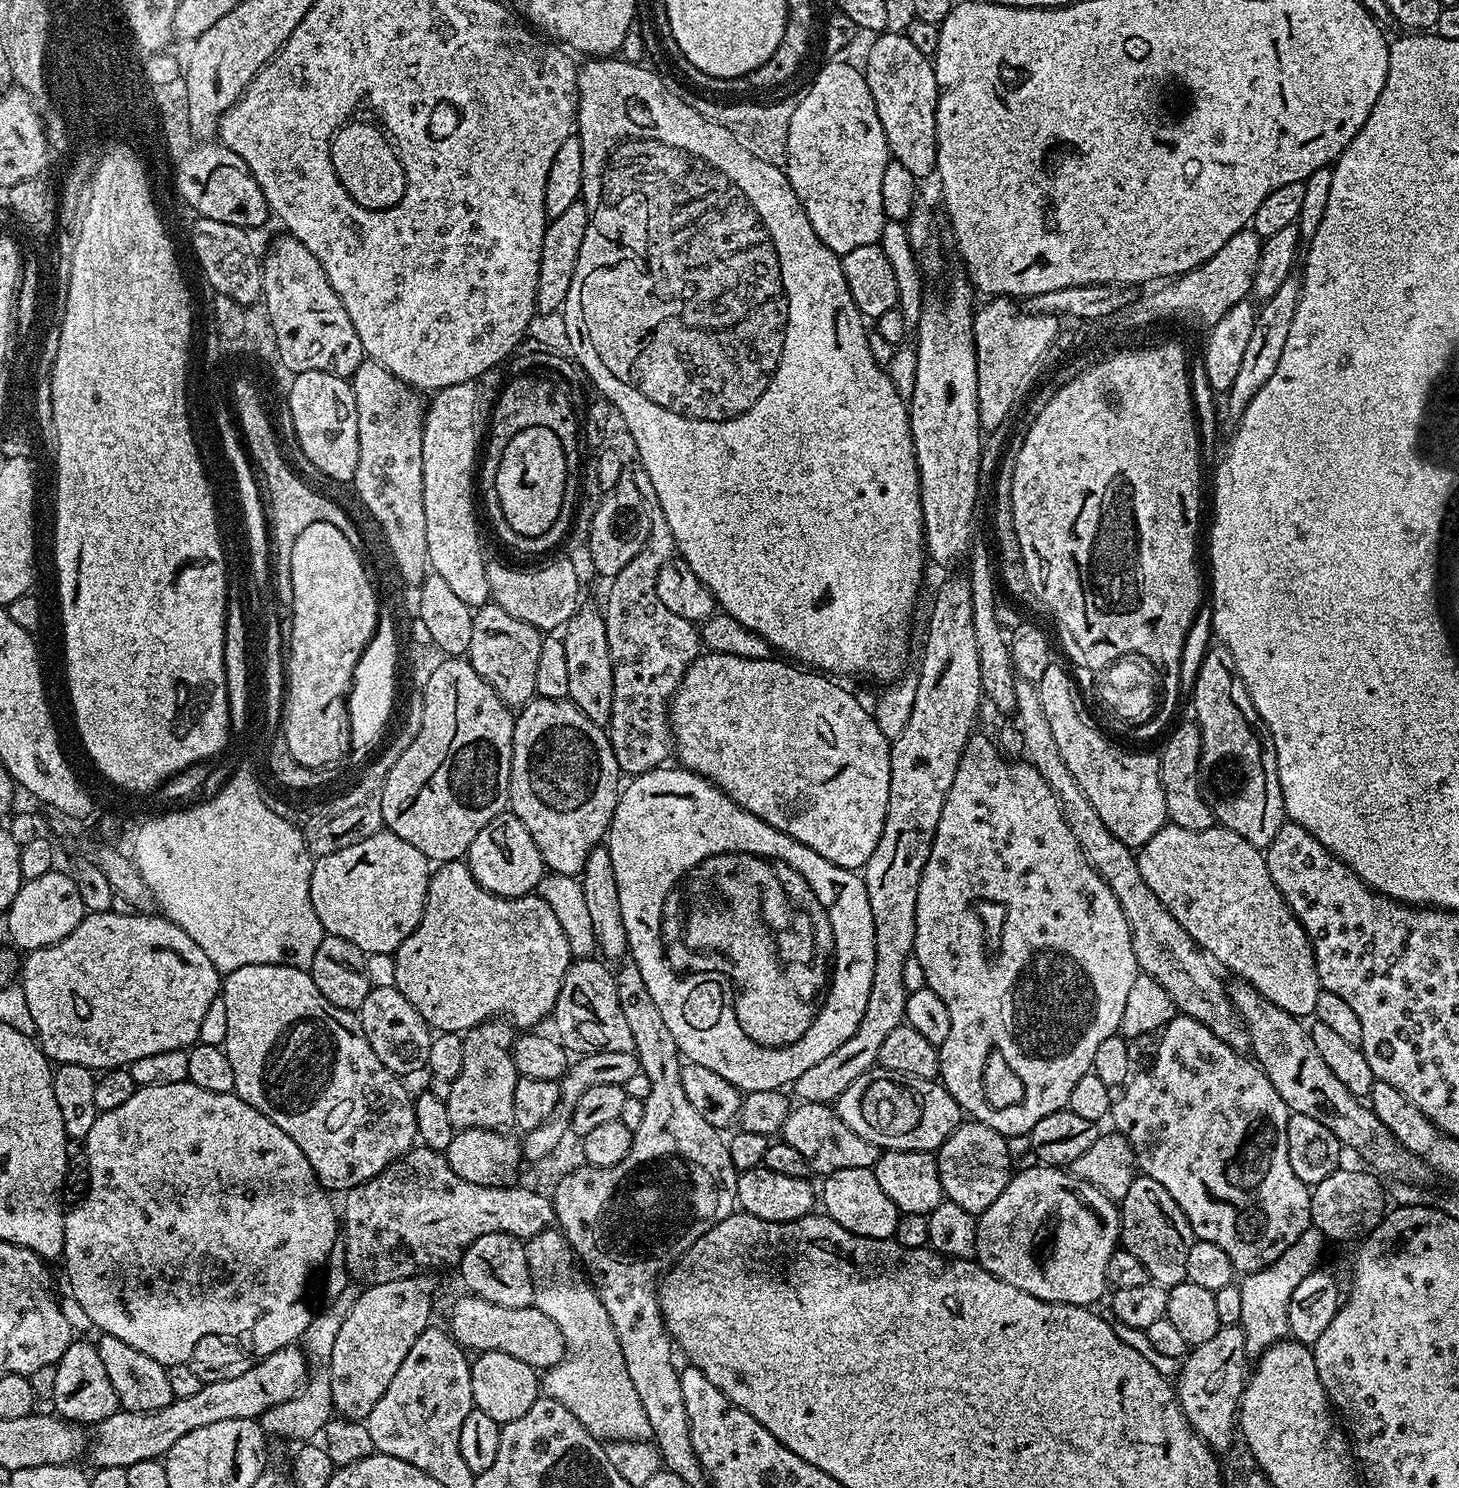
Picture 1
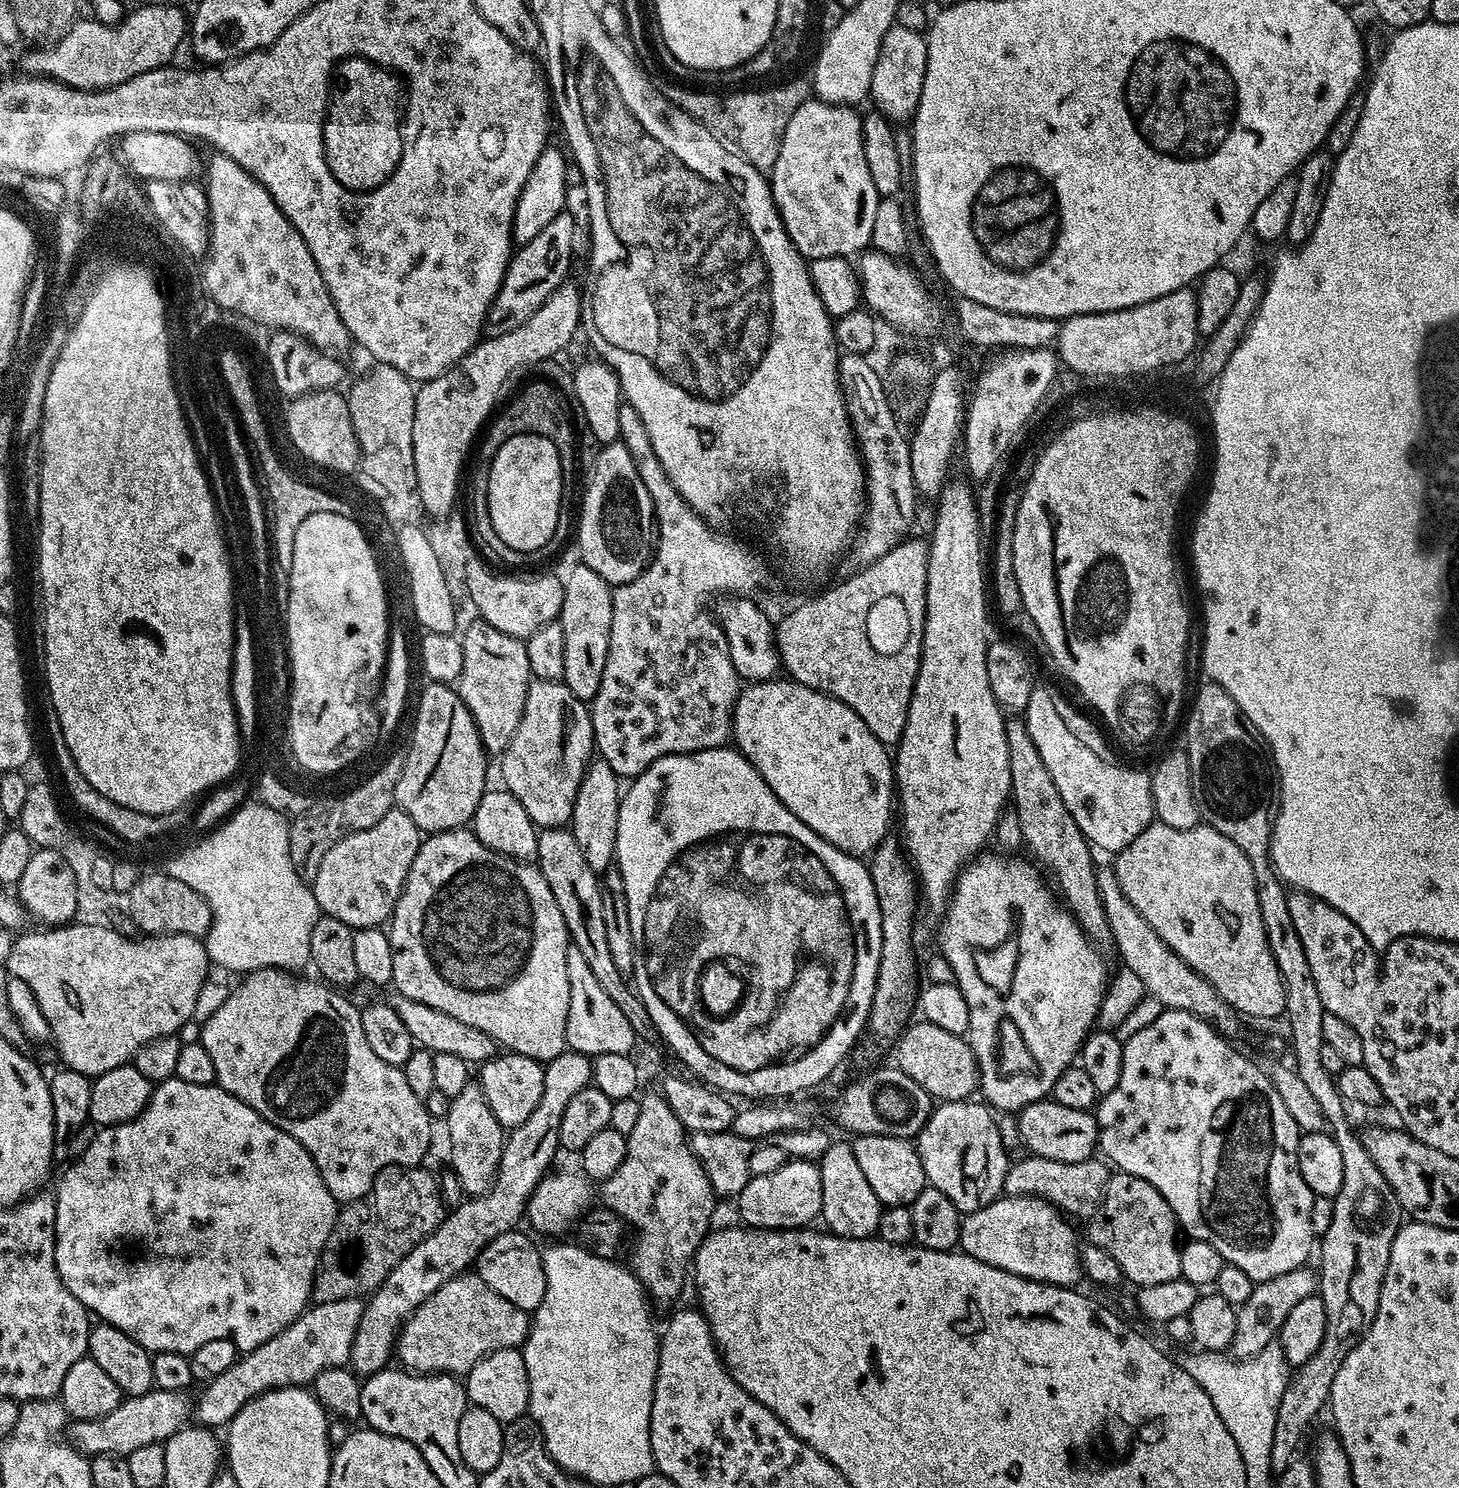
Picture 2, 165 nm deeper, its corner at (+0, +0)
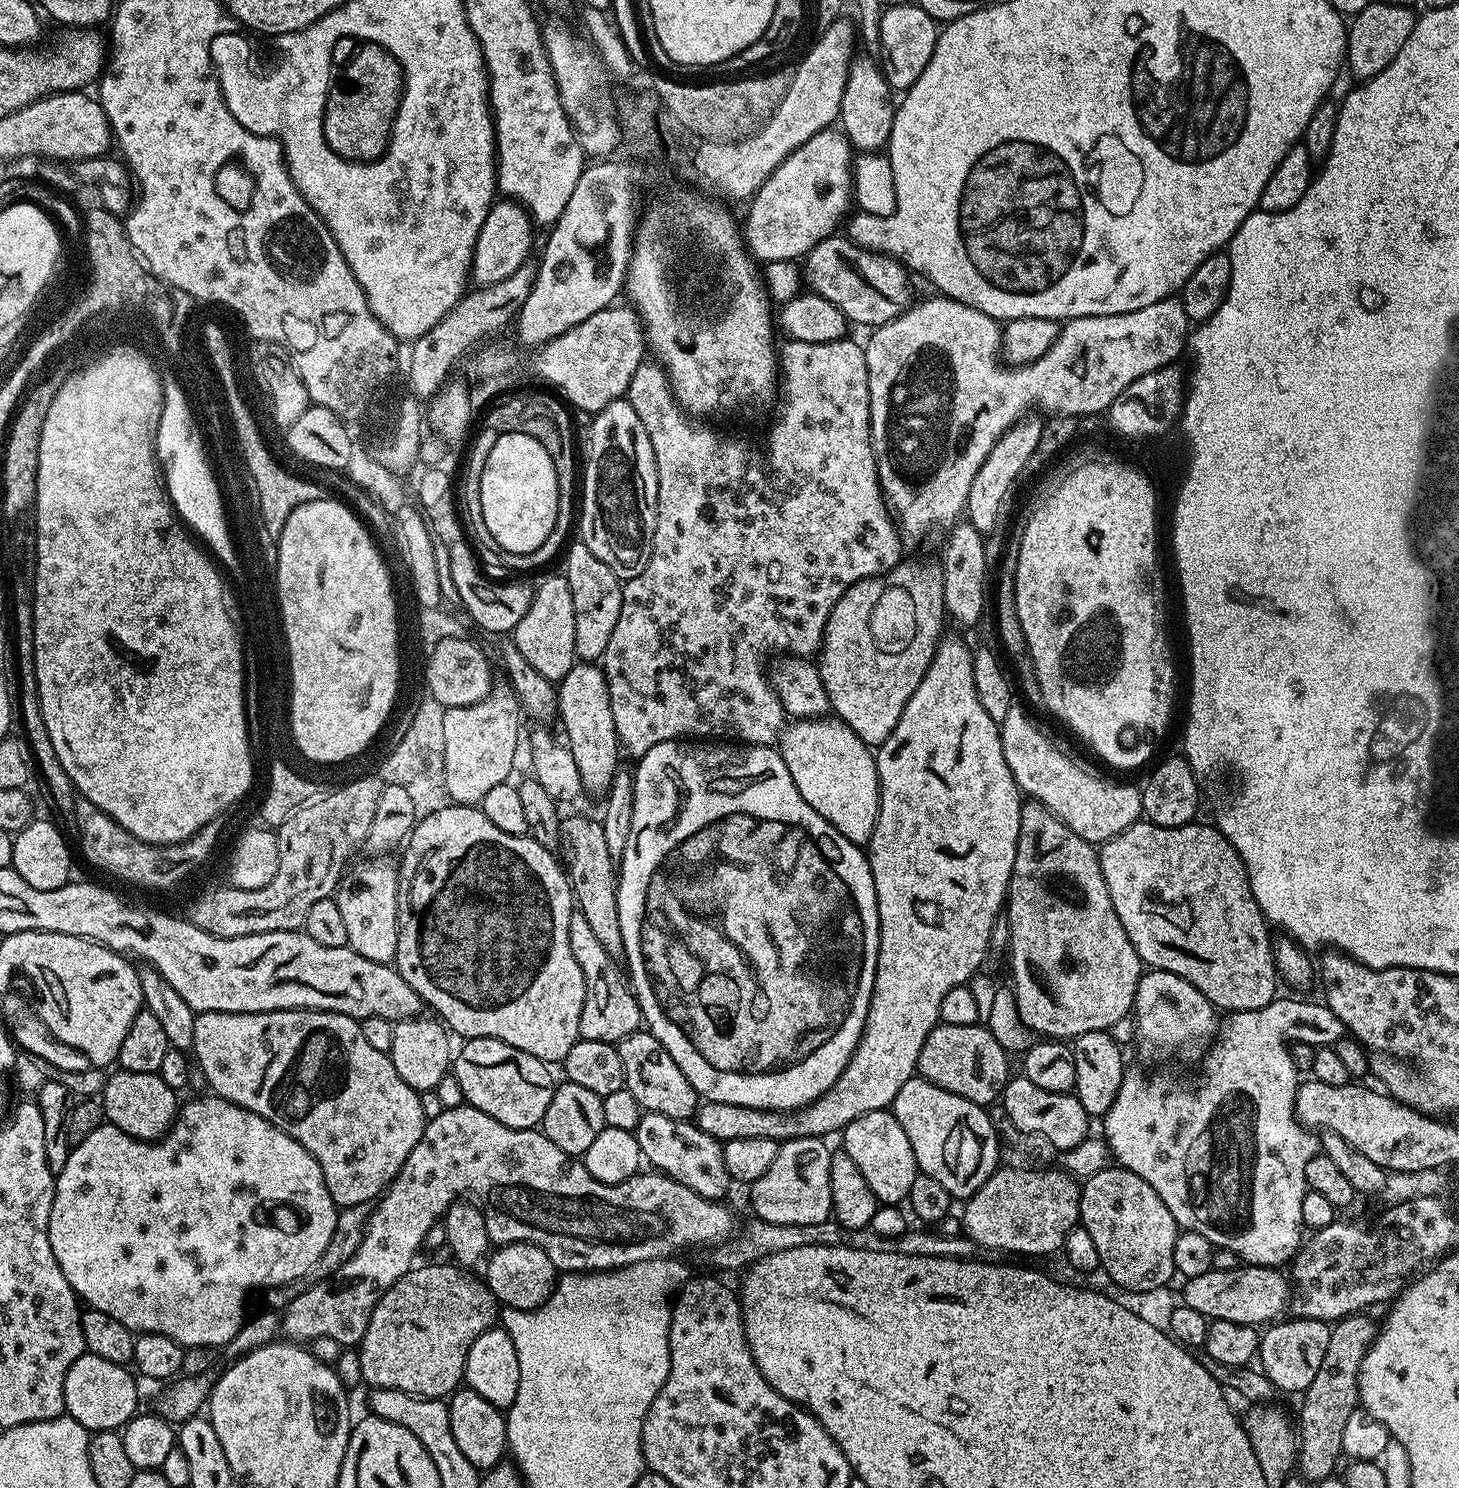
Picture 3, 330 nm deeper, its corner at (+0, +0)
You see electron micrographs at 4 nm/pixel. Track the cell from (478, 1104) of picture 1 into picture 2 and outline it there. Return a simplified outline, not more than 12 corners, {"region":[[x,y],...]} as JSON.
{"region":[[479,1083],[448,1105],[450,1167],[465,1197],[492,1187],[506,1129]]}

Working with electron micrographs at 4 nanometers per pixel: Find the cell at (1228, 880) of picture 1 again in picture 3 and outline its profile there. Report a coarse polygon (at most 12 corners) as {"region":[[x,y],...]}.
{"region":[[1211,823],[1099,845],[1141,965],[1225,1013],[1277,999],[1270,925]]}

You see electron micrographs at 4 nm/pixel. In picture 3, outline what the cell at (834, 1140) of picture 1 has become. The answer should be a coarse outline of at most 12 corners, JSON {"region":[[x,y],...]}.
{"region":[[644,1112],[641,1157],[707,1200],[725,1199],[724,1145],[692,1120]]}

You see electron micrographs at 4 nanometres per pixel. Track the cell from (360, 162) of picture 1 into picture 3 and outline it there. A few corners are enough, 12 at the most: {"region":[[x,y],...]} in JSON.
{"region":[[337,44],[324,137],[343,160],[388,150],[403,90],[394,54]]}

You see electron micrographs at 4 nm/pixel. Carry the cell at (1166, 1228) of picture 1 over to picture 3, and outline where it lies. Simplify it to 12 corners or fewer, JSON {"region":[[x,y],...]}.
{"region":[[1109,1166],[1080,1190],[1102,1272],[1128,1292],[1177,1275],[1176,1219]]}

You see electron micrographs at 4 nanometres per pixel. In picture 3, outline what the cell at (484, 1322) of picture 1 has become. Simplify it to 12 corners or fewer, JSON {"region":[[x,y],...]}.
{"region":[[413,1266],[360,1339],[369,1389],[425,1400],[461,1387],[497,1323],[483,1279]]}

